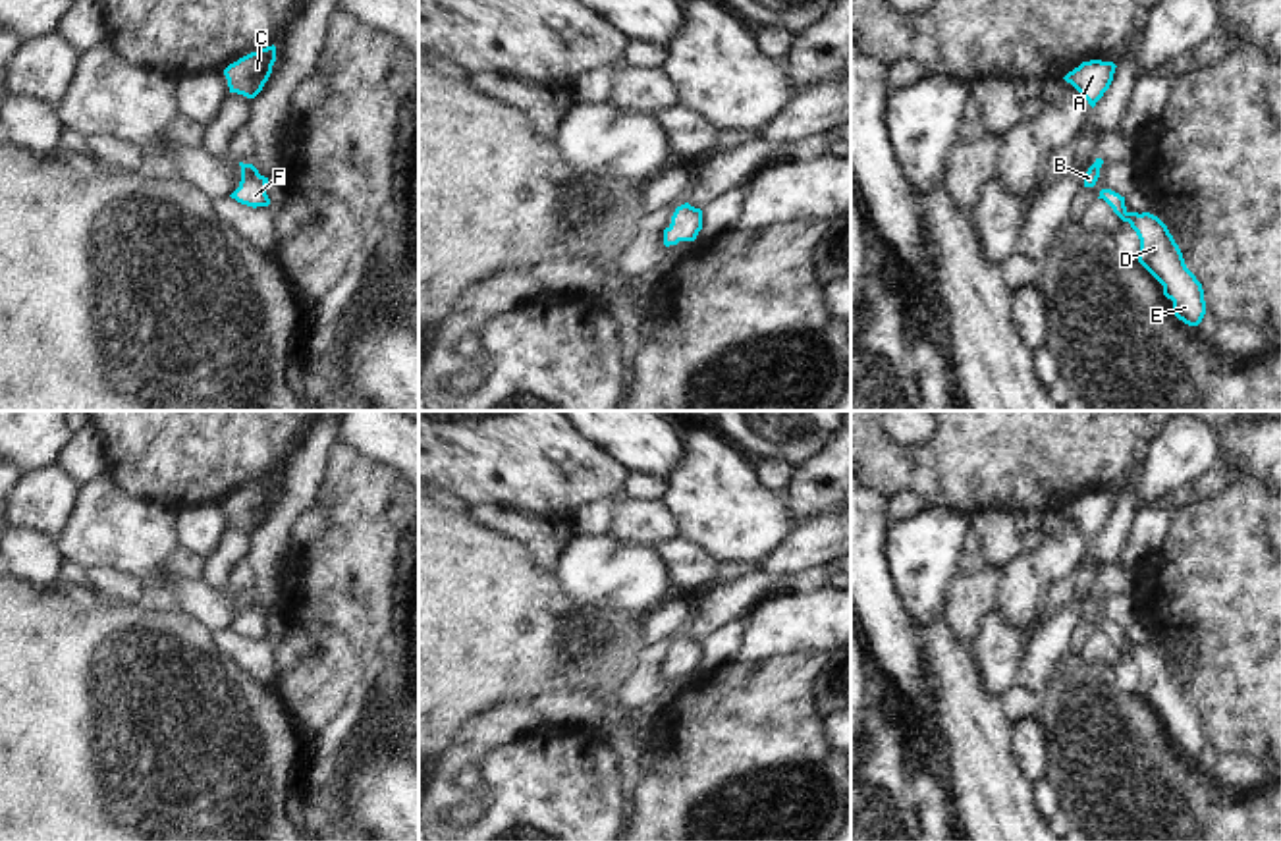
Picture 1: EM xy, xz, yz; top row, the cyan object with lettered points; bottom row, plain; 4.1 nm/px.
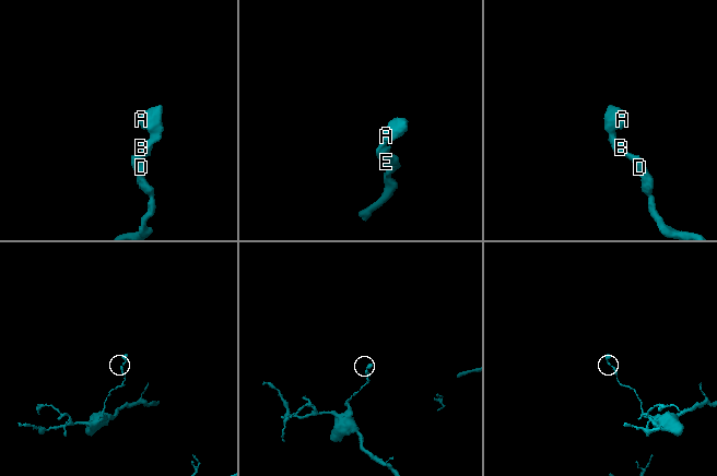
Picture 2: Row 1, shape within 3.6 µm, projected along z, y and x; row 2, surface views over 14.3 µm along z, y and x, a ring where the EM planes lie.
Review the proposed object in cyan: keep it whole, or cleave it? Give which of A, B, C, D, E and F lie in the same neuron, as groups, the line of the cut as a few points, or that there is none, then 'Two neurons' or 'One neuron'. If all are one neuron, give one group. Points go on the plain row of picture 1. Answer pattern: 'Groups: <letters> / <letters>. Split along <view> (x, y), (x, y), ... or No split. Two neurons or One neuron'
Groups: A B C D E F. No split. One neuron.

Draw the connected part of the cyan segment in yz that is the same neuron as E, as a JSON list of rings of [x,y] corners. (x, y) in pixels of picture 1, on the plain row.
[[[1102,621],[1098,631],[1104,631],[1136,664],[1140,671],[1138,694],[1163,718],[1163,727],[1173,733],[1171,745],[1185,756],[1198,758],[1206,746],[1204,721],[1186,700],[1167,658],[1150,644],[1129,644],[1125,629],[1111,621]]]

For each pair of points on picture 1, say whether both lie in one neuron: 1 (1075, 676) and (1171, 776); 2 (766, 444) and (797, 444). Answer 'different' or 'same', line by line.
1: same
2: same

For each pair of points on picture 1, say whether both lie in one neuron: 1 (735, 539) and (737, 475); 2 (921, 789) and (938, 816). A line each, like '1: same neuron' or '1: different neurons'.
1: same neuron
2: same neuron

